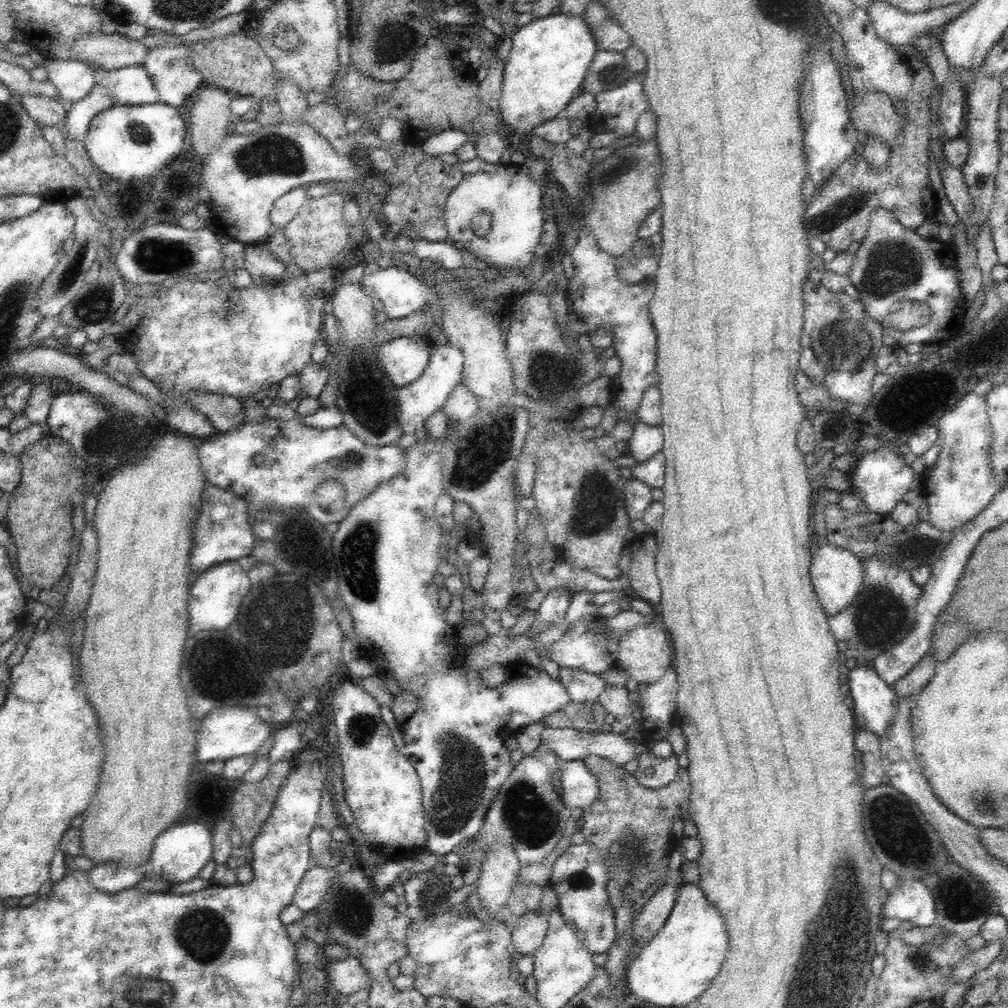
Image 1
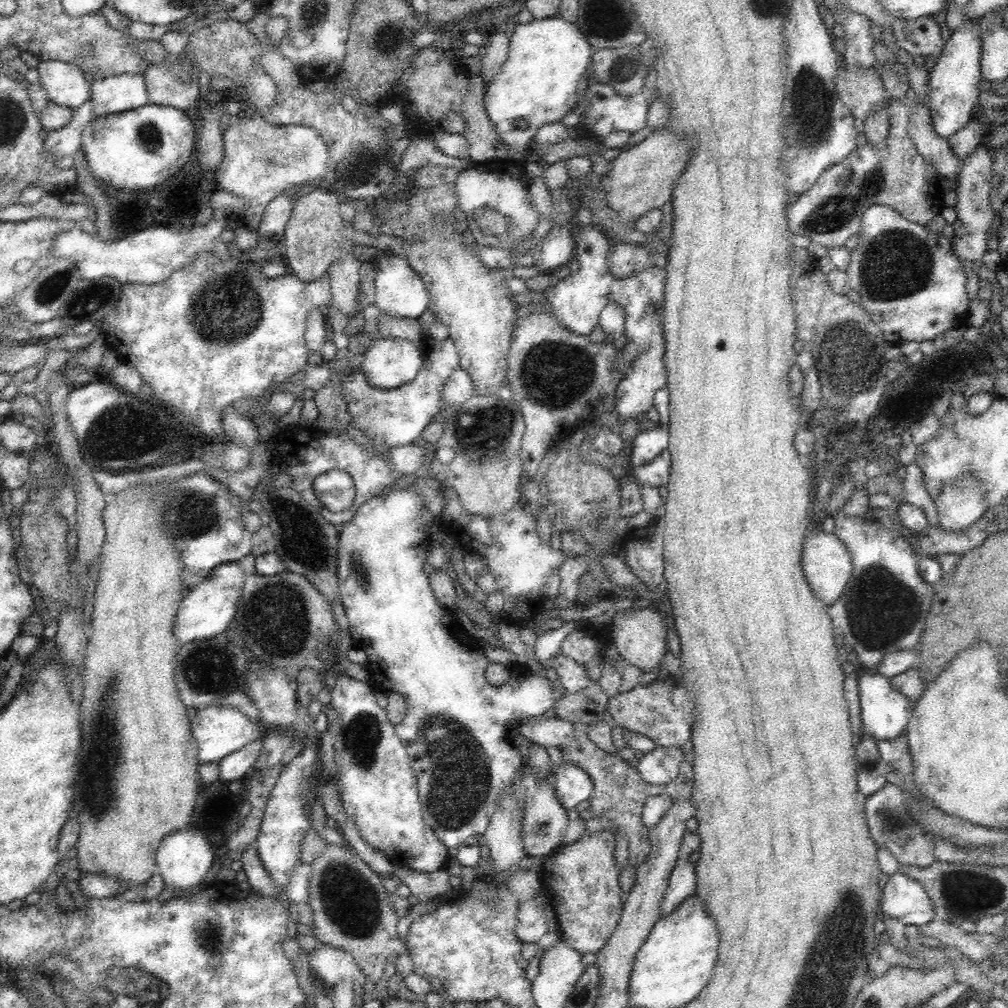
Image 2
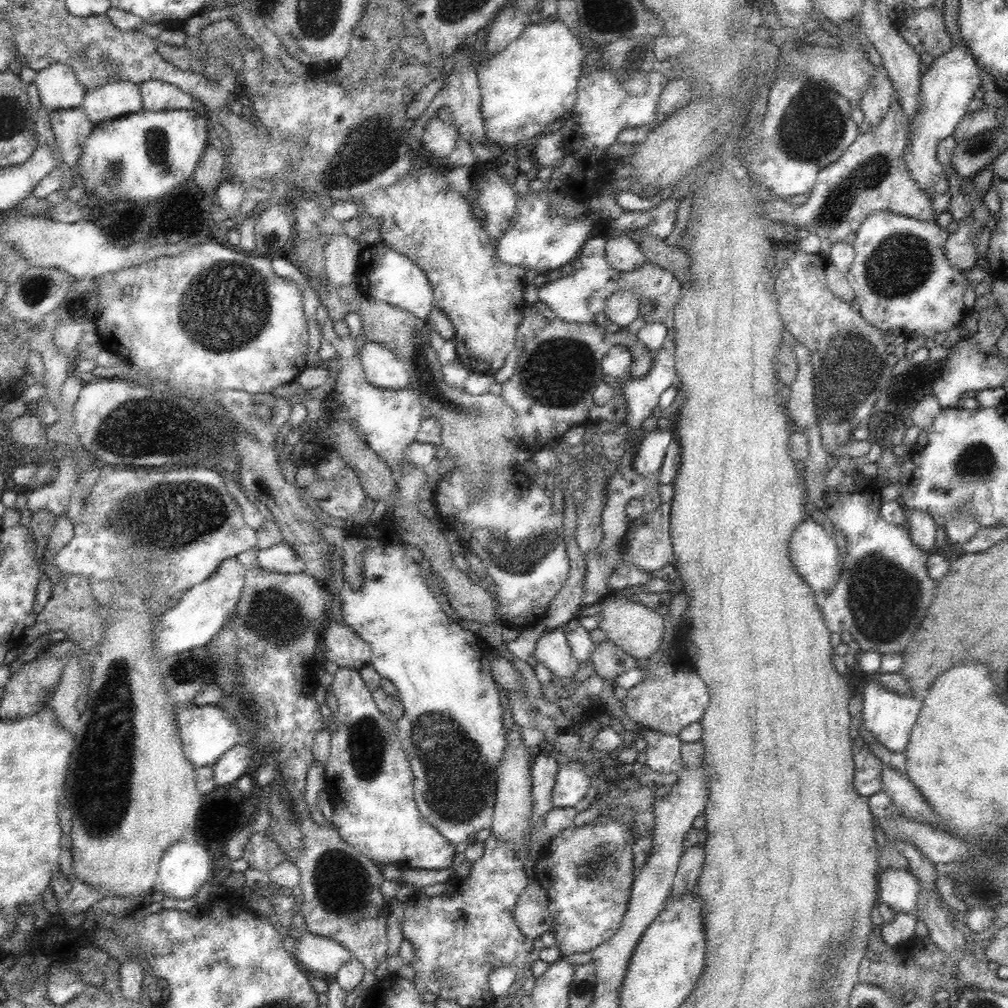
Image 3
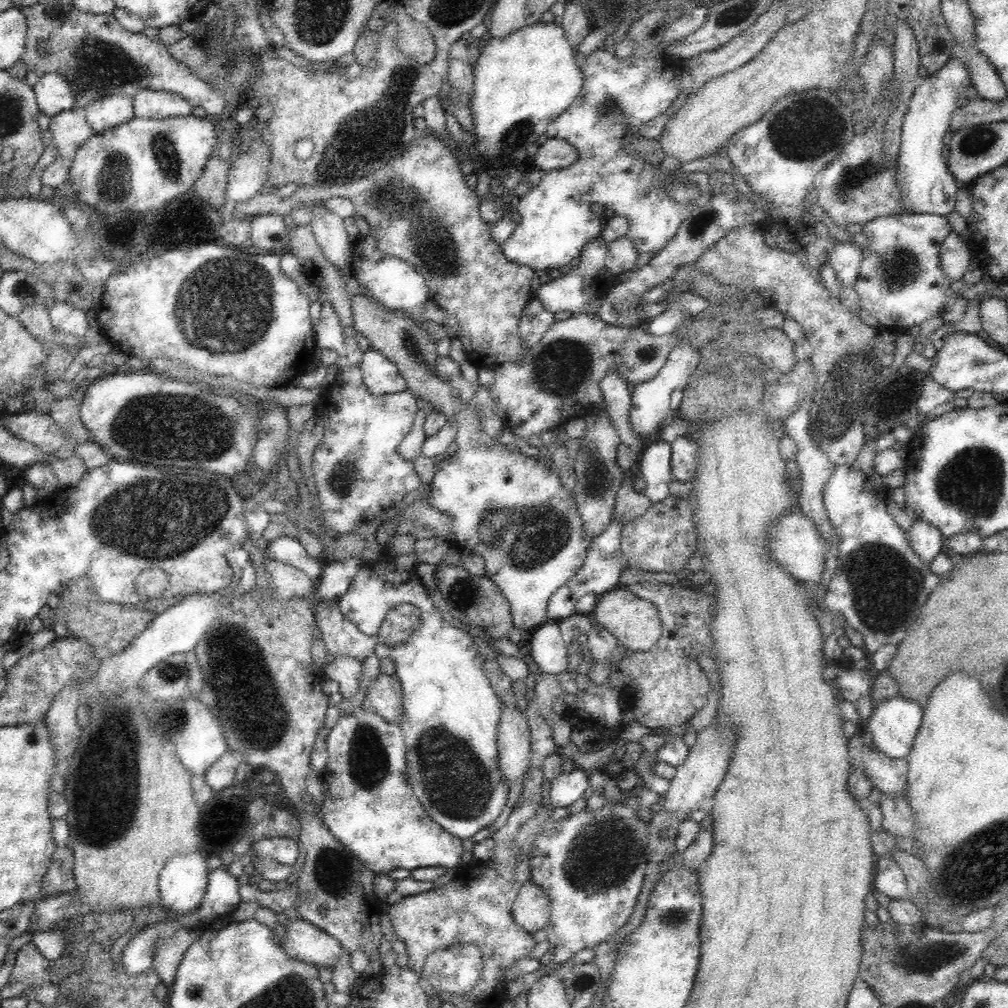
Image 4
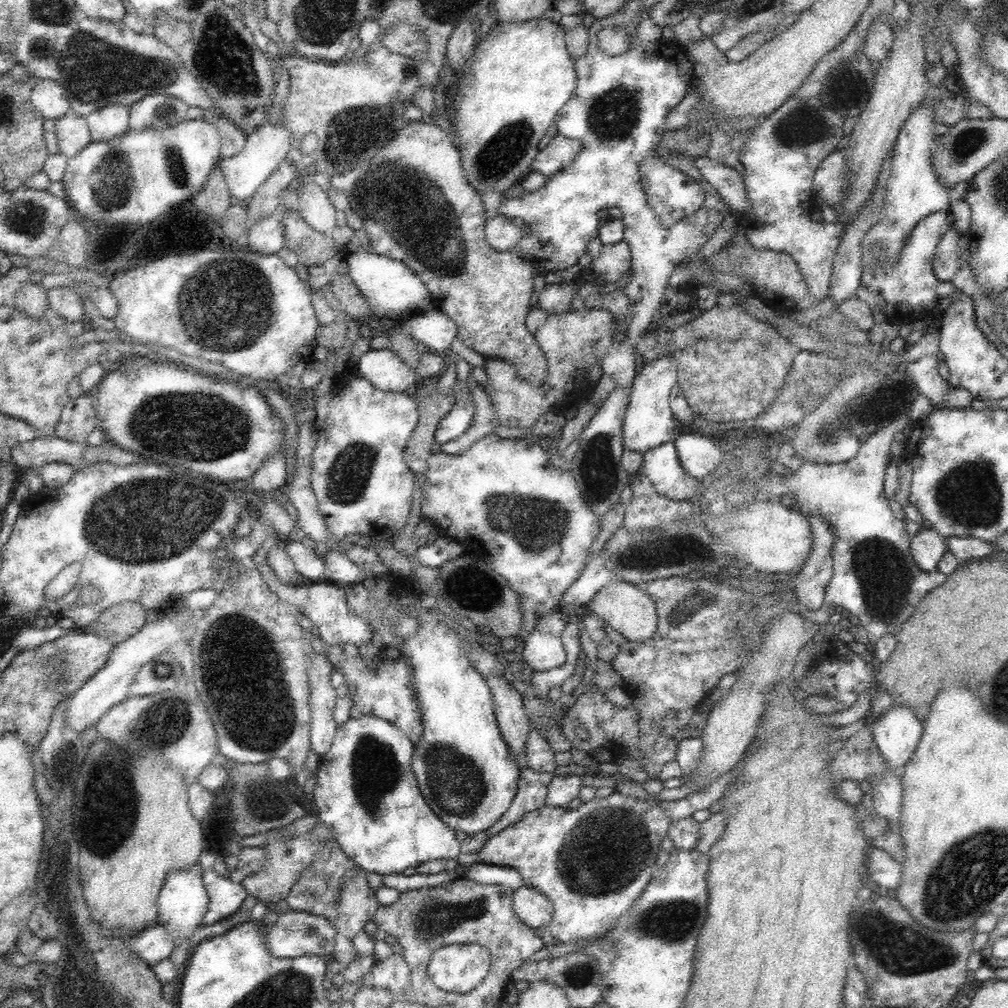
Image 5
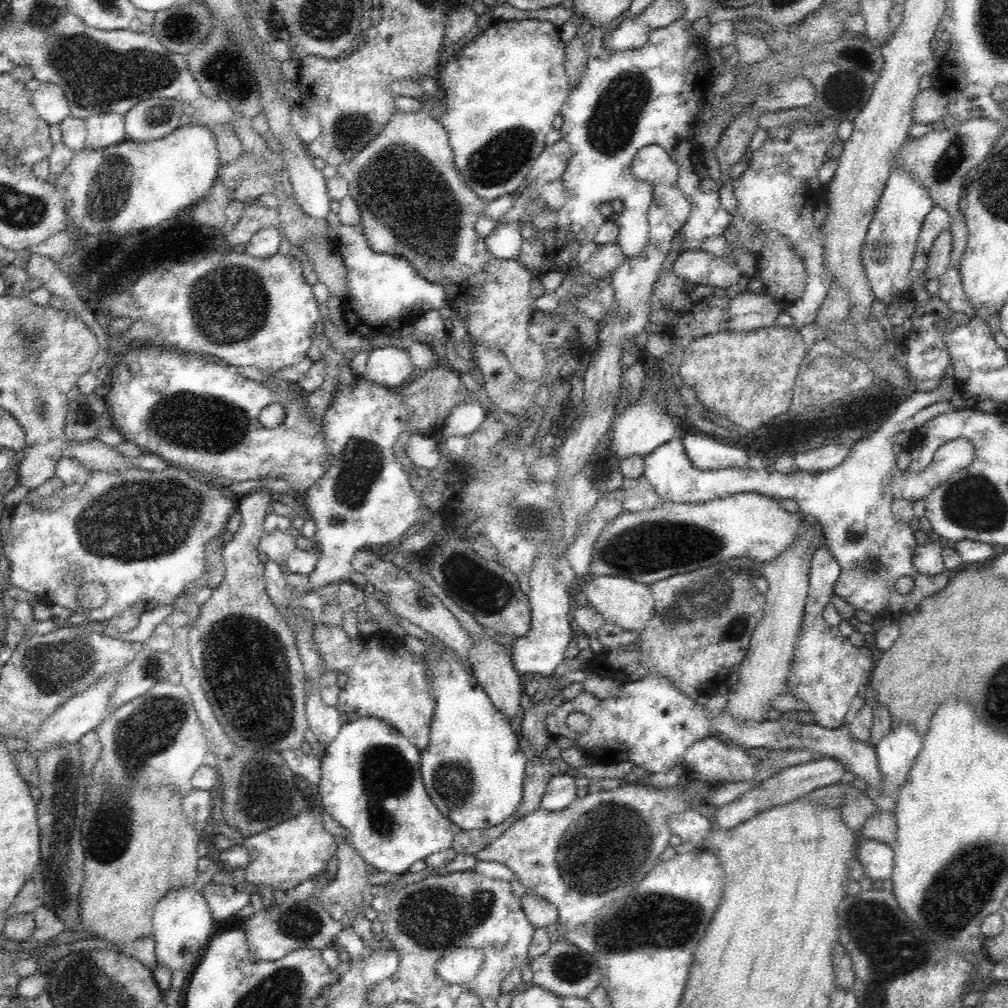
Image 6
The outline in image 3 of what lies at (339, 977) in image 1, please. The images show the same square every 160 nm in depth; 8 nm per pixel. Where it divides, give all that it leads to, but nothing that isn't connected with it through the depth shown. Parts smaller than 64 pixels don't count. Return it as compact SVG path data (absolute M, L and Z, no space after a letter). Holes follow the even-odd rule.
M301 930L299 939L296 939L294 954L303 968L318 970L328 976L337 974L339 968L352 957L350 951L339 942L306 930Z

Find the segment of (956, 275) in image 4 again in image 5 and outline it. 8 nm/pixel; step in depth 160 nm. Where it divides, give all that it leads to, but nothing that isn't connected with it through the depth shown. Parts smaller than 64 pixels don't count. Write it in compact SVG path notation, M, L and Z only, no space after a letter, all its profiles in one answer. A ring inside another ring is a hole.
M948 229L935 250L933 269L939 281L950 282L960 266L960 232Z

